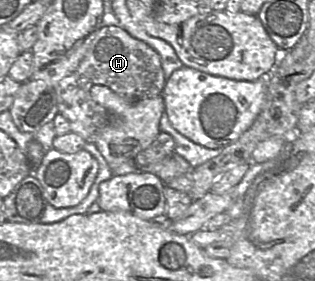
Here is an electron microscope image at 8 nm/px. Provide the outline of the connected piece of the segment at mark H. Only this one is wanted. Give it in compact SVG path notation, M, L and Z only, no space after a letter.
M103 26L92 40L77 69L55 86L58 112L70 124L71 132L95 143L99 131L109 122L105 108L91 97L93 85L103 85L128 102L162 95L166 79L159 54L145 42L117 26Z

